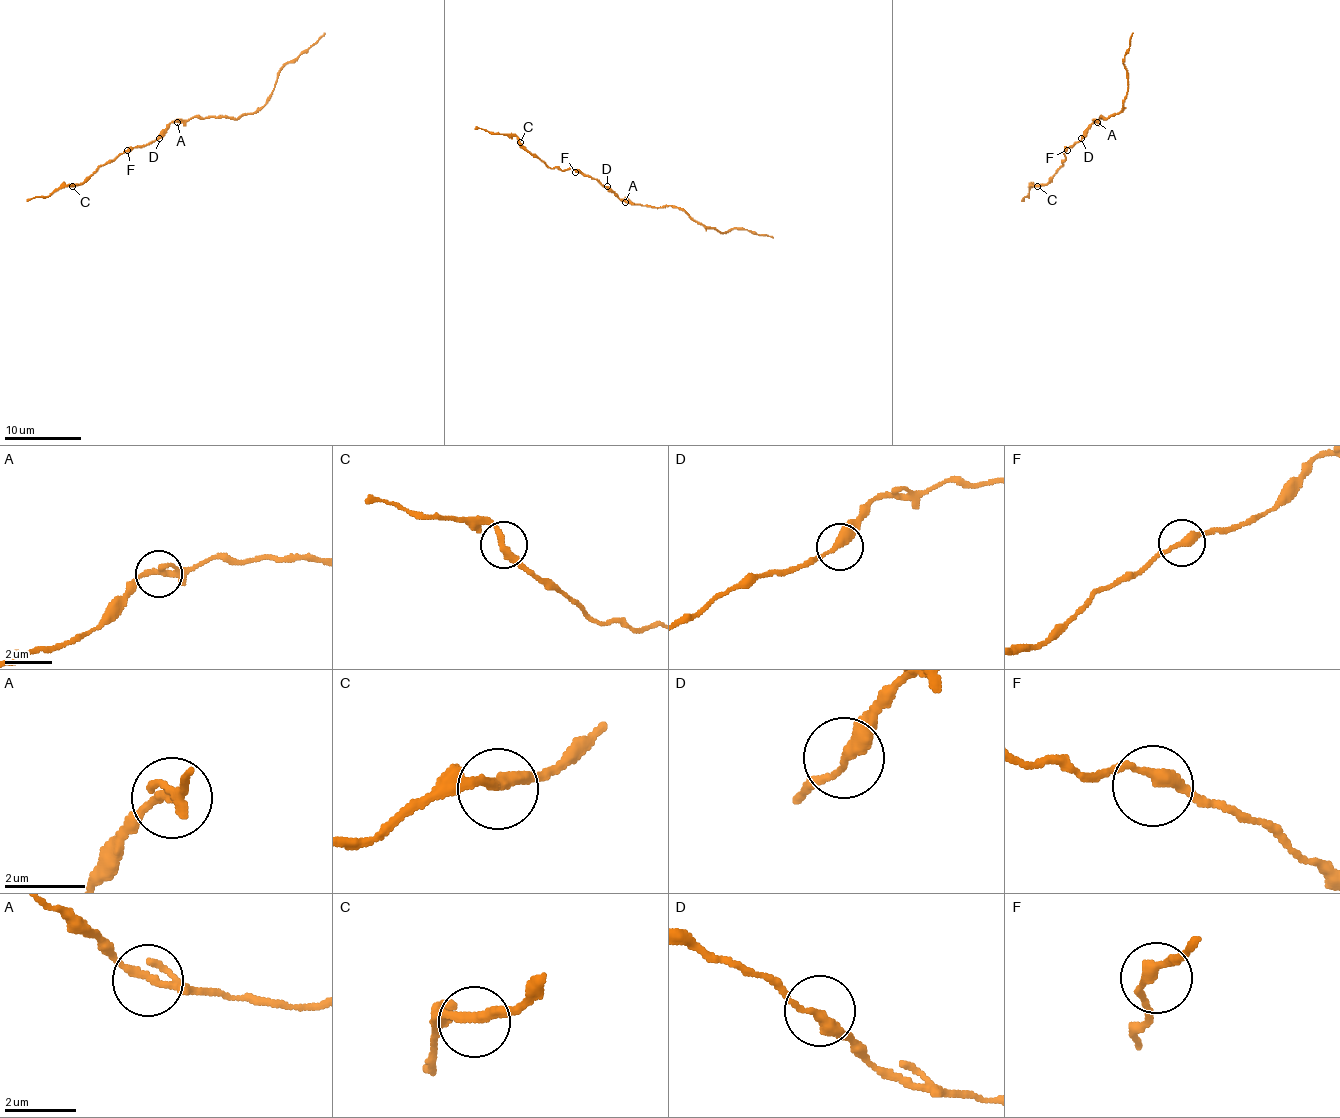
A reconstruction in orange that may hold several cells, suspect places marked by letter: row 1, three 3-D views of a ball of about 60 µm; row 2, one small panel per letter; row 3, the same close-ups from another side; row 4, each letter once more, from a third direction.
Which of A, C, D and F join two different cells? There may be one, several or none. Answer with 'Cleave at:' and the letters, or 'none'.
Cleave at: none

